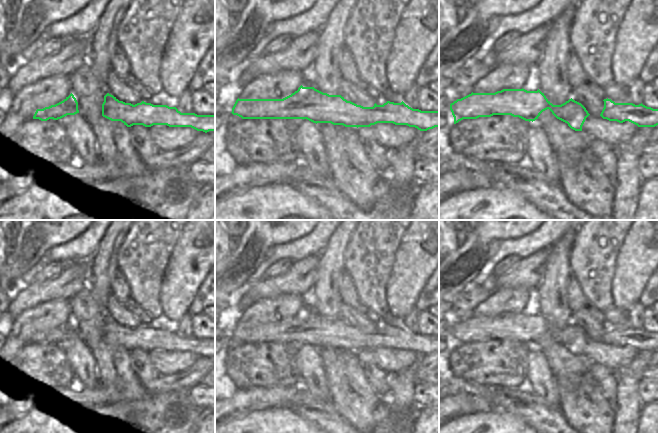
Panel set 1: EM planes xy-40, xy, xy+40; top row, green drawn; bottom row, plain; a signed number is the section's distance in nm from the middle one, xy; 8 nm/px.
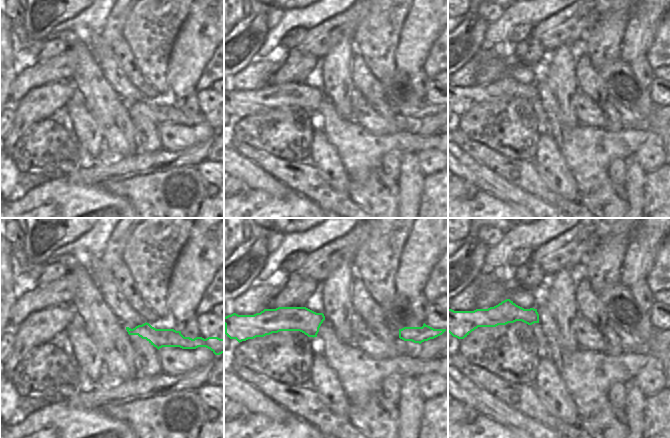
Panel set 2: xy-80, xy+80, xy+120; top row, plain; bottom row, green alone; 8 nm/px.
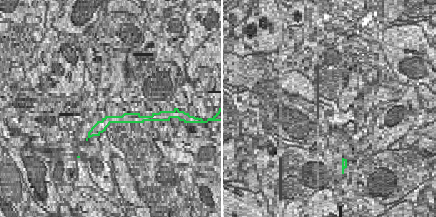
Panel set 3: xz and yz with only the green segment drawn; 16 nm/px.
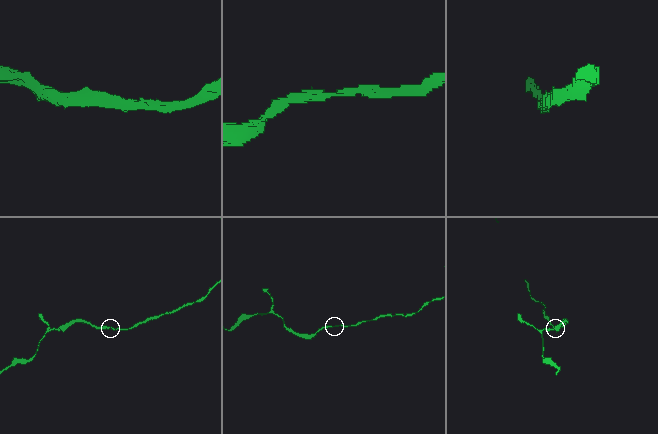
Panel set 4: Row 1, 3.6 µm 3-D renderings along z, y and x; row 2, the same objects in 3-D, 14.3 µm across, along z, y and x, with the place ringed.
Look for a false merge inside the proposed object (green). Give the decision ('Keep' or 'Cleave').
Keep

